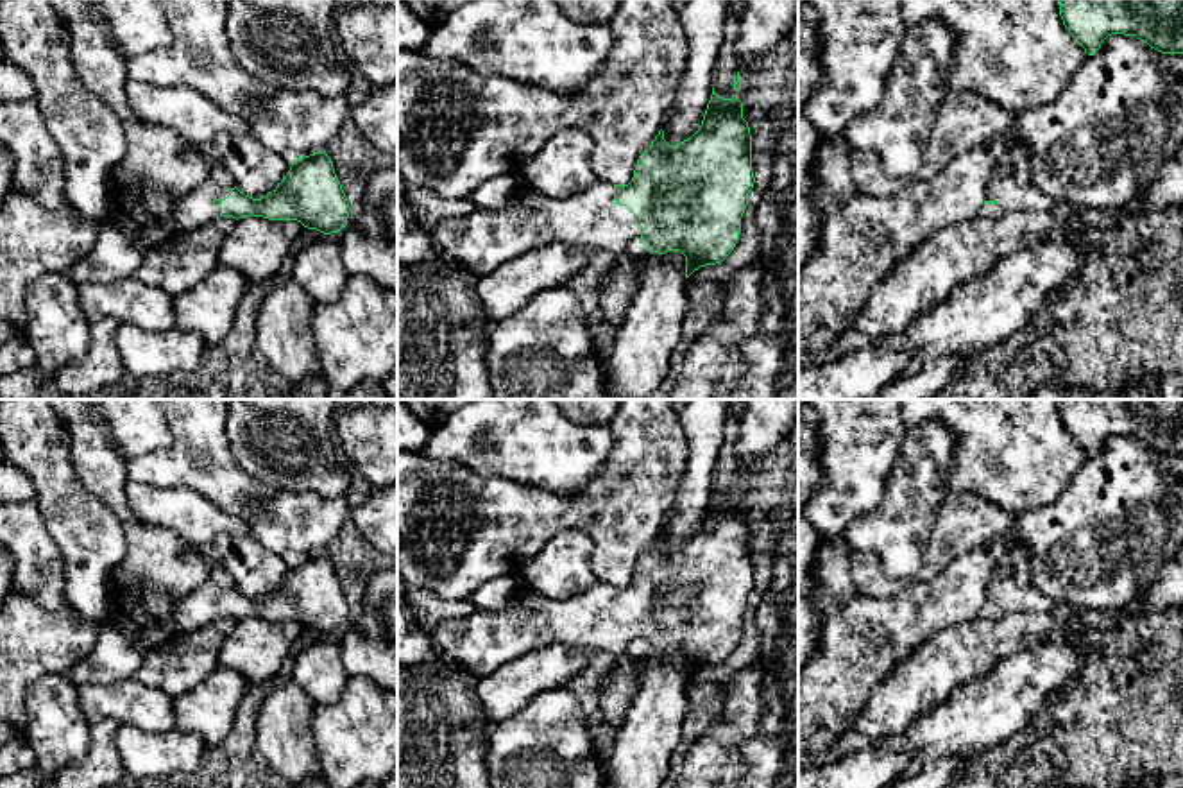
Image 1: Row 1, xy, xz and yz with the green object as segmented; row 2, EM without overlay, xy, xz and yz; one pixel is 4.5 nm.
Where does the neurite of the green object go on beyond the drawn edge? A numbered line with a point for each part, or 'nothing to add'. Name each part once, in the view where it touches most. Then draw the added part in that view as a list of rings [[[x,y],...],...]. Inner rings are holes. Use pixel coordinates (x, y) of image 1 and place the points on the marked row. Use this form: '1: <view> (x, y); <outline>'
1: xz (485, 239); [[[596,179],[566,199],[519,183],[505,206],[446,218],[430,235],[438,249],[480,278],[553,242],[619,254],[639,244],[643,229],[635,215],[616,202],[614,184]]]

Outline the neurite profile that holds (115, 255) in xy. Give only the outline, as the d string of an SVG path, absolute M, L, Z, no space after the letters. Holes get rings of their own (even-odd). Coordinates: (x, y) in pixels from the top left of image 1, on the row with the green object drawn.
M100 222L98 236L89 253L73 263L64 276L77 287L88 283L113 283L141 267L147 249L116 222Z

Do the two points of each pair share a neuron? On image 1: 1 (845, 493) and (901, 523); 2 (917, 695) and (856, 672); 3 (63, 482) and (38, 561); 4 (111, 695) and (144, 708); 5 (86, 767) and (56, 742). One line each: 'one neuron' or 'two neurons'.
1: two neurons
2: two neurons
3: two neurons
4: one neuron
5: two neurons

